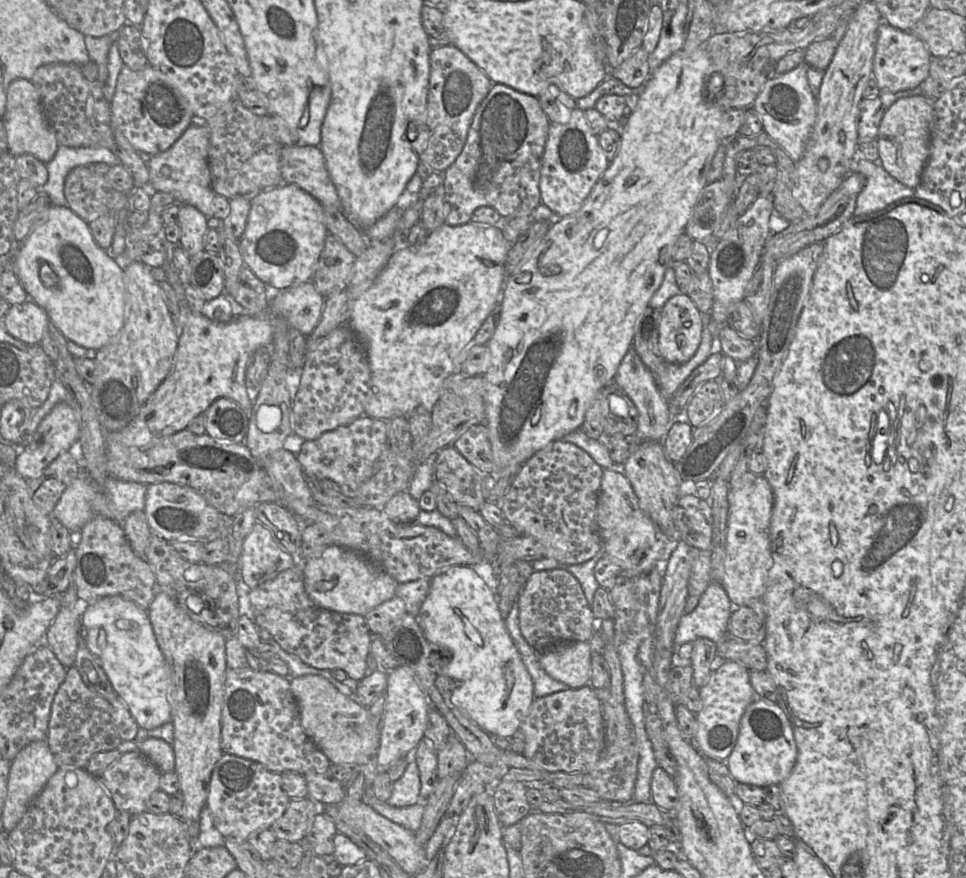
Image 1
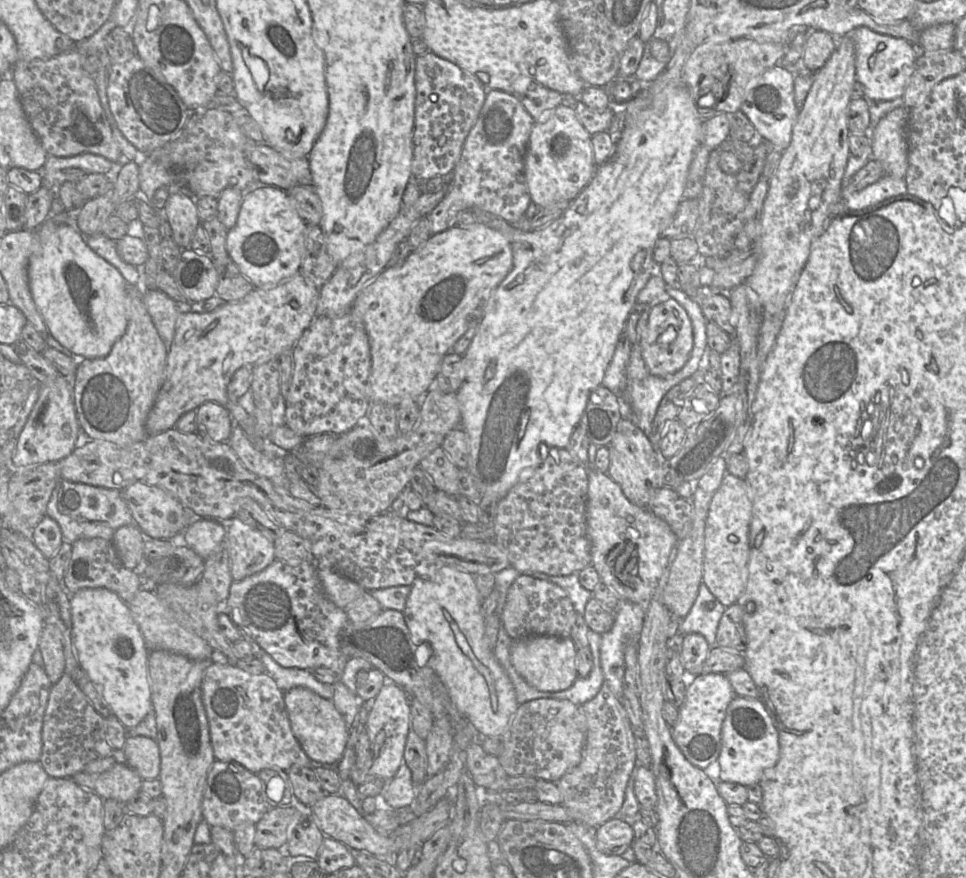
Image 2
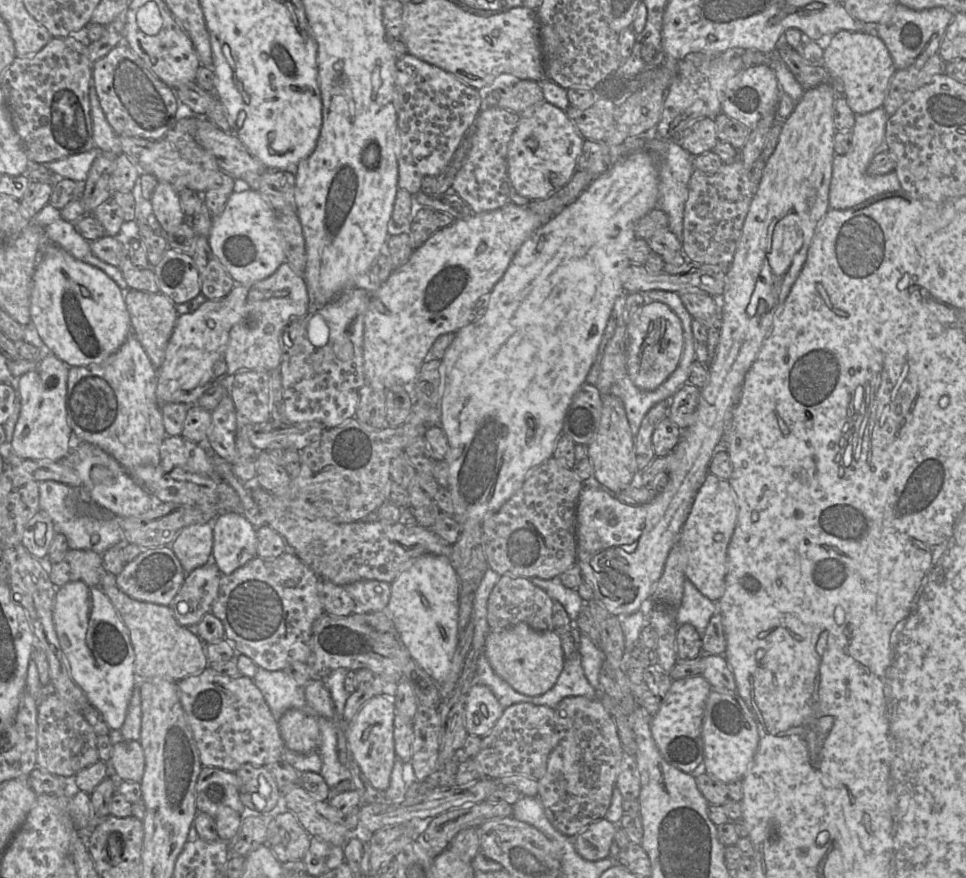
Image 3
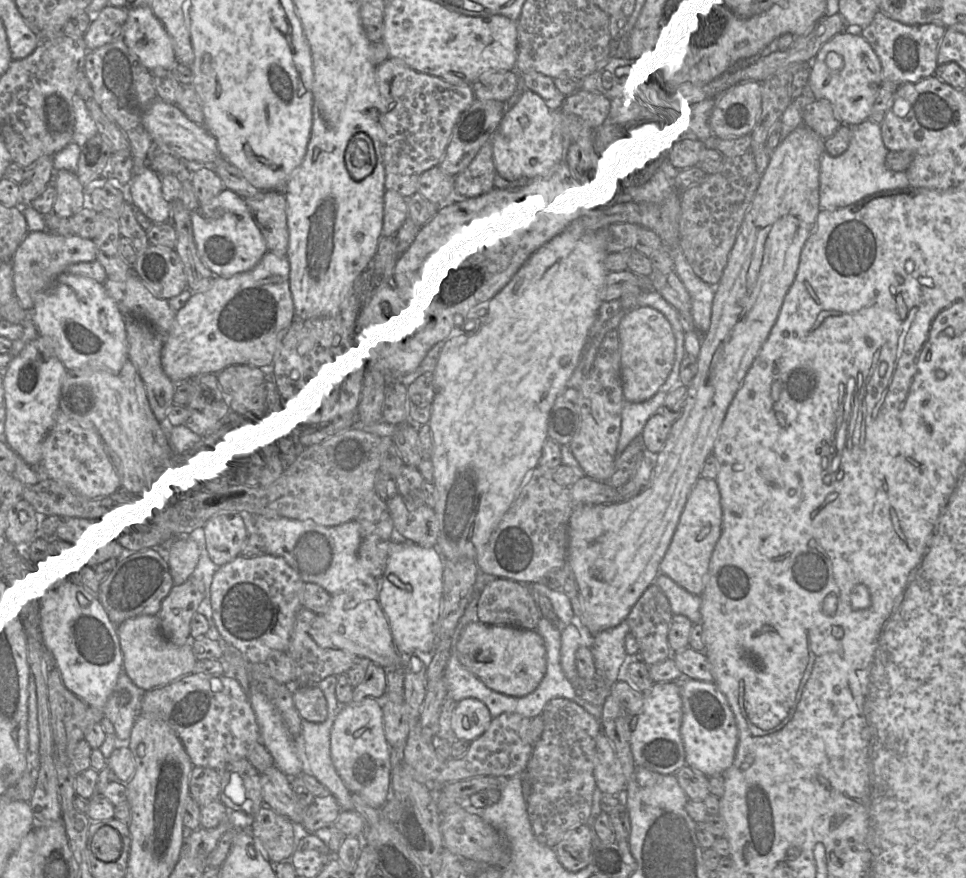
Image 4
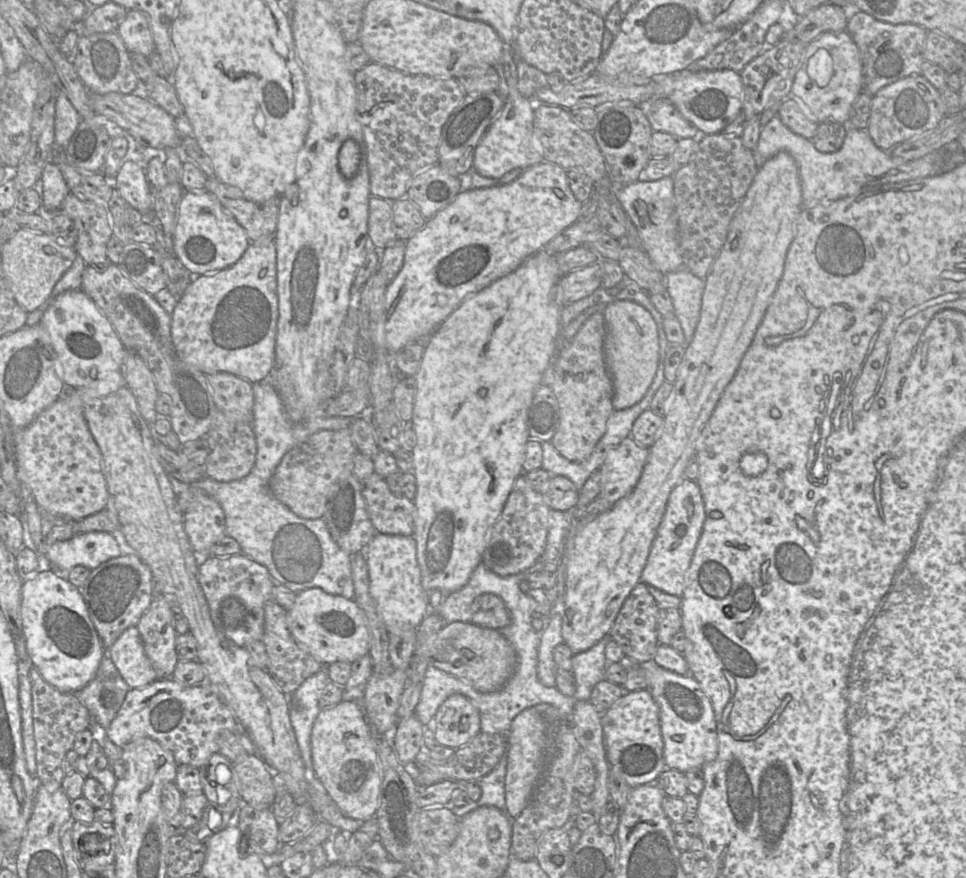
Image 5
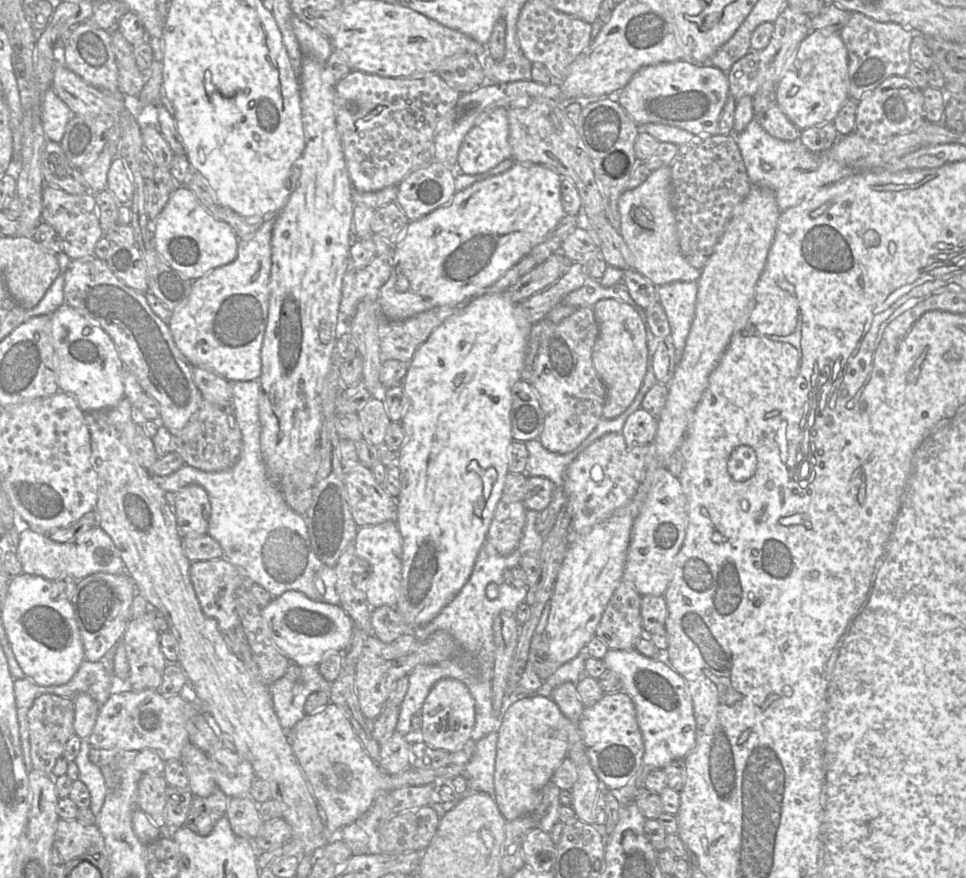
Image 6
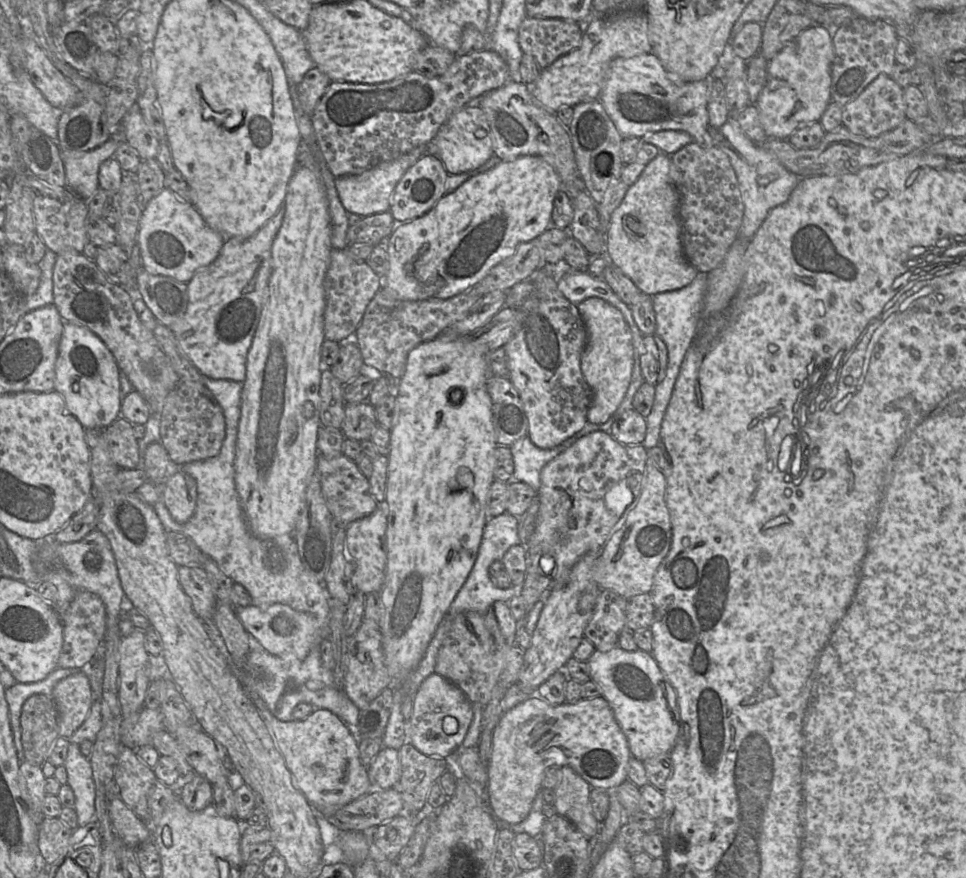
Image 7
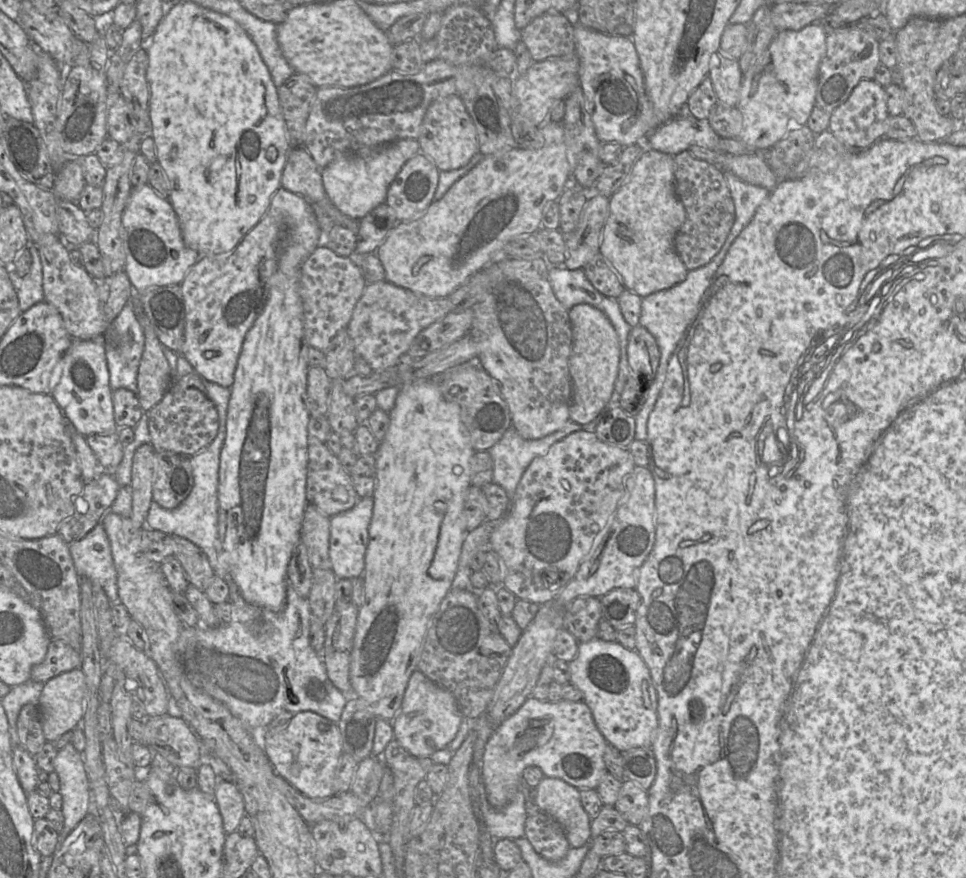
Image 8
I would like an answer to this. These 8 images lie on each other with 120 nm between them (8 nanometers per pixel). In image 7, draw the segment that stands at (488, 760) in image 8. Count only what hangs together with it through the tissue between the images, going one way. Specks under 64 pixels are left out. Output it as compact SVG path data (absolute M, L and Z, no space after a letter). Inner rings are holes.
M529 697L505 712L494 729L487 767L488 805L496 819L507 824L518 824L527 817L535 797L542 789L541 782L547 768L569 766L592 788L608 791L627 780L627 767L631 757L626 736L603 697L560 705L551 704L543 698Z

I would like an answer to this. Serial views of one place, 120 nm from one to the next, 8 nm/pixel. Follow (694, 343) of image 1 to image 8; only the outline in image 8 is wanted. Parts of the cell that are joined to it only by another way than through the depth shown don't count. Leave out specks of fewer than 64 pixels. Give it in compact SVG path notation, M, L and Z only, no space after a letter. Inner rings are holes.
M578 304L569 310L573 346L569 359L572 381L570 420L588 424L599 417L612 396L619 372L620 345L618 335L607 316L589 304Z

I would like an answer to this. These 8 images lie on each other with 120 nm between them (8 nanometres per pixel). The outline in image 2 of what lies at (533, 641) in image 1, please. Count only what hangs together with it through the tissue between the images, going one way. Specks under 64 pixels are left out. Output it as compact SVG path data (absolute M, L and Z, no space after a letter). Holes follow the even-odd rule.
M520 574L510 585L500 614L501 625L512 639L529 635L569 637L577 618L578 614L565 590L529 574Z

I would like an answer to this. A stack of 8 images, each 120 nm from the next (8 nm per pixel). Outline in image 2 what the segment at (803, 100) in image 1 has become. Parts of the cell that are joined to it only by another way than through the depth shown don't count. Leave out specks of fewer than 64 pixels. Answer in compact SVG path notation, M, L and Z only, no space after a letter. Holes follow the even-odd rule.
M782 66L765 70L750 87L739 109L756 129L757 138L781 152L790 144L792 128L799 111L794 101L794 78L795 76Z

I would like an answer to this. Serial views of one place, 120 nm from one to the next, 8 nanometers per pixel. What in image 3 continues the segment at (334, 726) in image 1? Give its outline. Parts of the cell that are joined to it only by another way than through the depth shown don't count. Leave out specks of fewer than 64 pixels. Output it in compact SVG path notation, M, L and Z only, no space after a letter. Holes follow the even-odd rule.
M289 709L279 719L278 725L287 748L302 754L317 752L320 730L316 715Z

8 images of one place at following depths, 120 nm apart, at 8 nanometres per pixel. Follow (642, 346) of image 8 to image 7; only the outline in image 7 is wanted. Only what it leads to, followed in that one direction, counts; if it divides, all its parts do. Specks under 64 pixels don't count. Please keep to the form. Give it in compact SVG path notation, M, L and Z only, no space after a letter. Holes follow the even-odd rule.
M656 334L644 335L644 353L640 355L640 368L645 383L656 387L666 375L668 351L663 340Z

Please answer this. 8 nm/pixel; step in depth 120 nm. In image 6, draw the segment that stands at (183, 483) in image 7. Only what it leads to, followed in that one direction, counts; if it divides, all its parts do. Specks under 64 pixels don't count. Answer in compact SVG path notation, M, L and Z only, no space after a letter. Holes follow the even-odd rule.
M189 484L175 492L173 511L183 537L207 535L211 505L207 492L201 486Z

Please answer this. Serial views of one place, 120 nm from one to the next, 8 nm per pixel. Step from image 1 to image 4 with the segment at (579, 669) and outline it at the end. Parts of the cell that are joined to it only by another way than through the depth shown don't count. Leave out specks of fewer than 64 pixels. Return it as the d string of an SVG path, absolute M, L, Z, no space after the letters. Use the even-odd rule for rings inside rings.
M470 622L460 632L454 630L454 651L460 663L488 688L510 696L522 697L532 693L547 670L545 643L536 630Z

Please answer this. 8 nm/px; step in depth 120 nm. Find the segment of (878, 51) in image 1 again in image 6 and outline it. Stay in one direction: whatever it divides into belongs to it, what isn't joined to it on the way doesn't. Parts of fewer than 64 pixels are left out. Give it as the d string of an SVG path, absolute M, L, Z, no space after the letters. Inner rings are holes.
M810 30L795 50L791 61L786 64L776 88L776 104L786 117L799 129L832 123L838 111L849 99L848 95L848 52L839 33Z

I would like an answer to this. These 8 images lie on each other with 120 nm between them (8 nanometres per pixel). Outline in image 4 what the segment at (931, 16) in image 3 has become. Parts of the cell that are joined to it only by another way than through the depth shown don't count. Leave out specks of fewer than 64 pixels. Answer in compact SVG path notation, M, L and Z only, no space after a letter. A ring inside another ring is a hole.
M878 11L872 22L862 28L861 35L878 56L884 81L898 84L915 83L934 75L938 66L937 50L945 32L936 24L903 24Z

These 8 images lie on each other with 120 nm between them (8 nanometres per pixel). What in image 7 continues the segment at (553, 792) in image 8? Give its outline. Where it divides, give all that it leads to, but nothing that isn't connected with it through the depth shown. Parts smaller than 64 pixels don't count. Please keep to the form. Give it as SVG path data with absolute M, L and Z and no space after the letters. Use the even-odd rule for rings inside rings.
M563 766L560 774L561 780L553 790L554 808L590 839L599 830L590 802L592 787L569 766Z

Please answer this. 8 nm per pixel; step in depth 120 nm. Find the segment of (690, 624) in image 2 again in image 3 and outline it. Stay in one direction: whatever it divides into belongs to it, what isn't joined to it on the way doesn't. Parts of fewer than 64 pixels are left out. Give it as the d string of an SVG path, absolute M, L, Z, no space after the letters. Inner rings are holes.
M686 579L681 604L675 610L677 623L691 624L702 638L710 619L716 612L718 612L718 604L709 600Z

